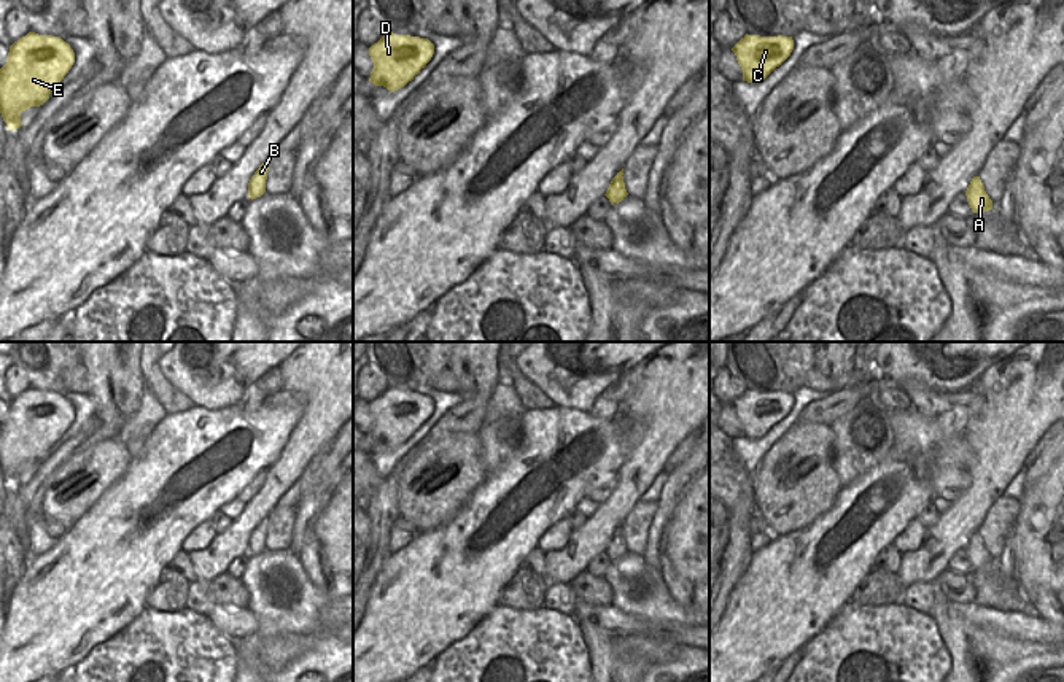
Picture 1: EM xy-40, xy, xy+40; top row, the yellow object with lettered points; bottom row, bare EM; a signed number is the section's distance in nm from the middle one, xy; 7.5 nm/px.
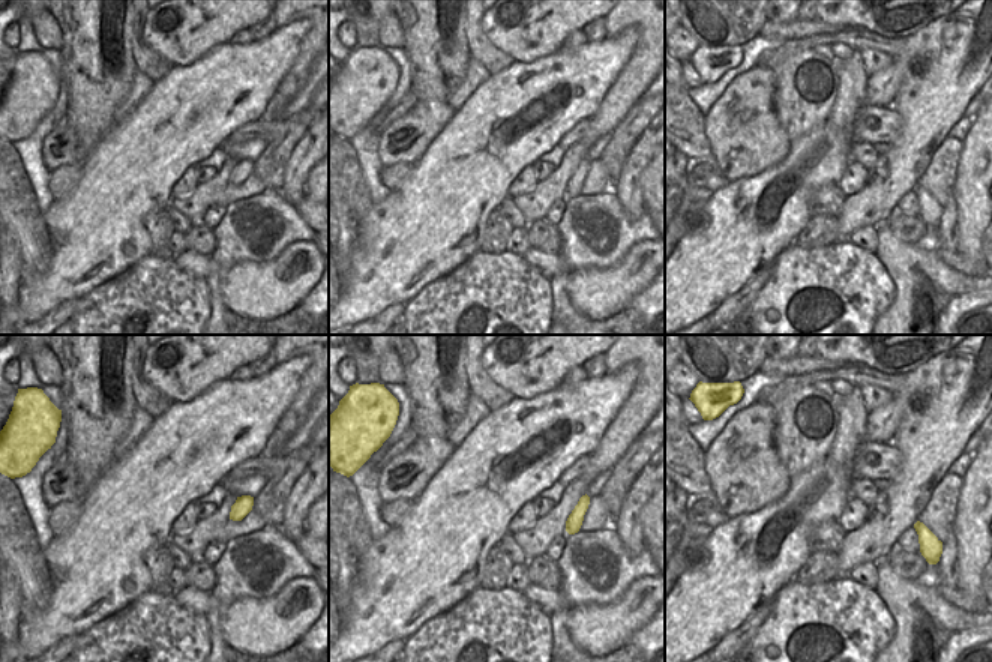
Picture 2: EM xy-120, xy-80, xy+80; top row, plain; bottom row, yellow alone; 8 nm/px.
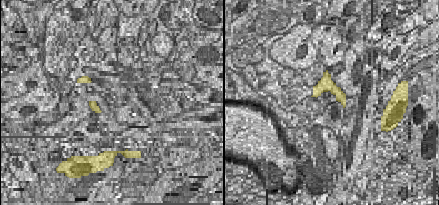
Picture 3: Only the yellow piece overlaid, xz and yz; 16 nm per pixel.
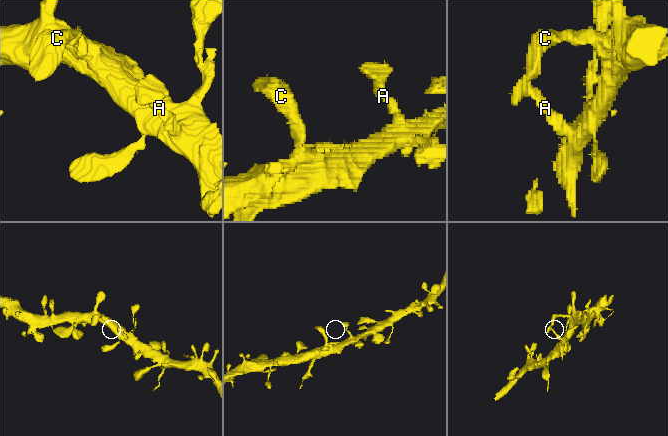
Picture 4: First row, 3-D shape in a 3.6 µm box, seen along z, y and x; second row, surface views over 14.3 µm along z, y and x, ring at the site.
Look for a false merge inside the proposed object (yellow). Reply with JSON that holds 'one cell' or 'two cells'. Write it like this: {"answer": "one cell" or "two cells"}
{"answer": "one cell"}

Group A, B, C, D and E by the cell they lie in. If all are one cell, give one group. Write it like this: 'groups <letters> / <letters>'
groups A B C D E

